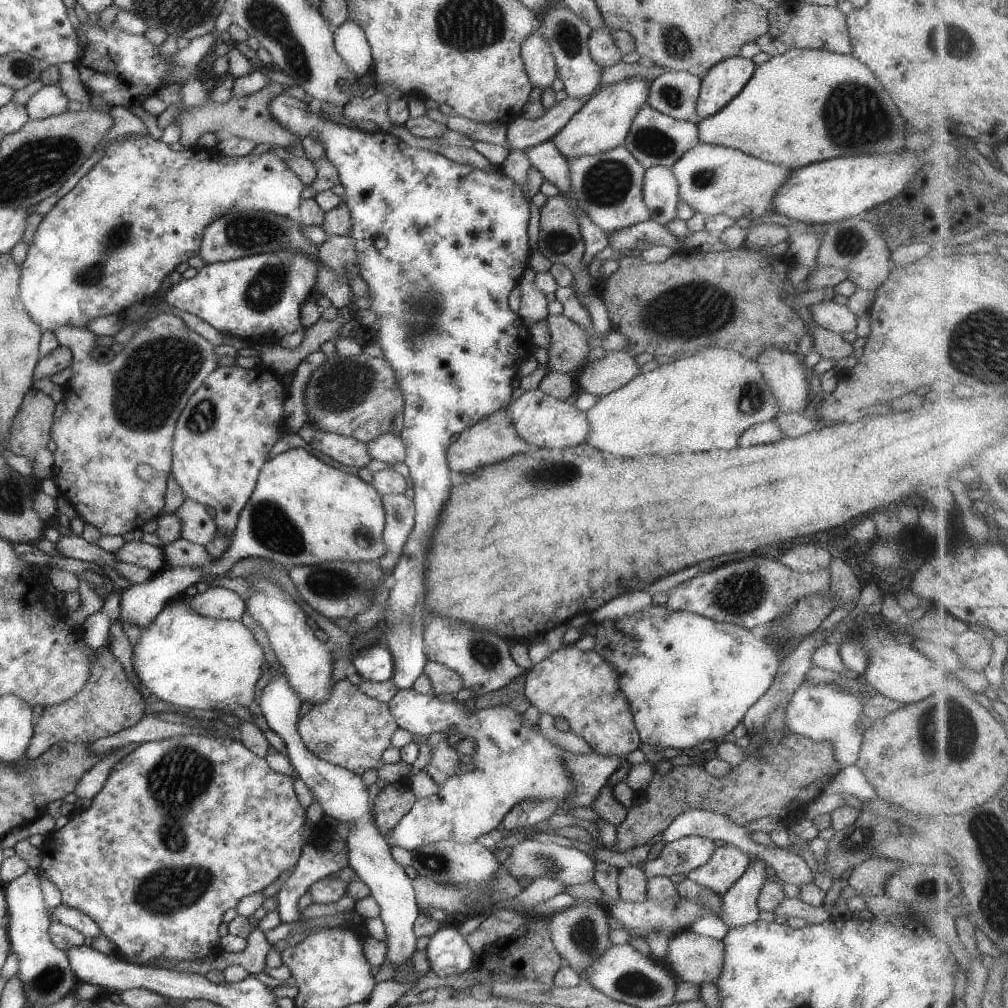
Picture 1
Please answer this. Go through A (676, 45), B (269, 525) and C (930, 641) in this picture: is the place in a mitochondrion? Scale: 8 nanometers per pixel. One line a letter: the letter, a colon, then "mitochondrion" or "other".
A: mitochondrion
B: mitochondrion
C: other

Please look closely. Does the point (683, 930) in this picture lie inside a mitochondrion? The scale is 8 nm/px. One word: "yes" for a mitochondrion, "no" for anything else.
no

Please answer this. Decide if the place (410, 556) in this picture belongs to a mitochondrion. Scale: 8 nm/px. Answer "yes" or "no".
no

